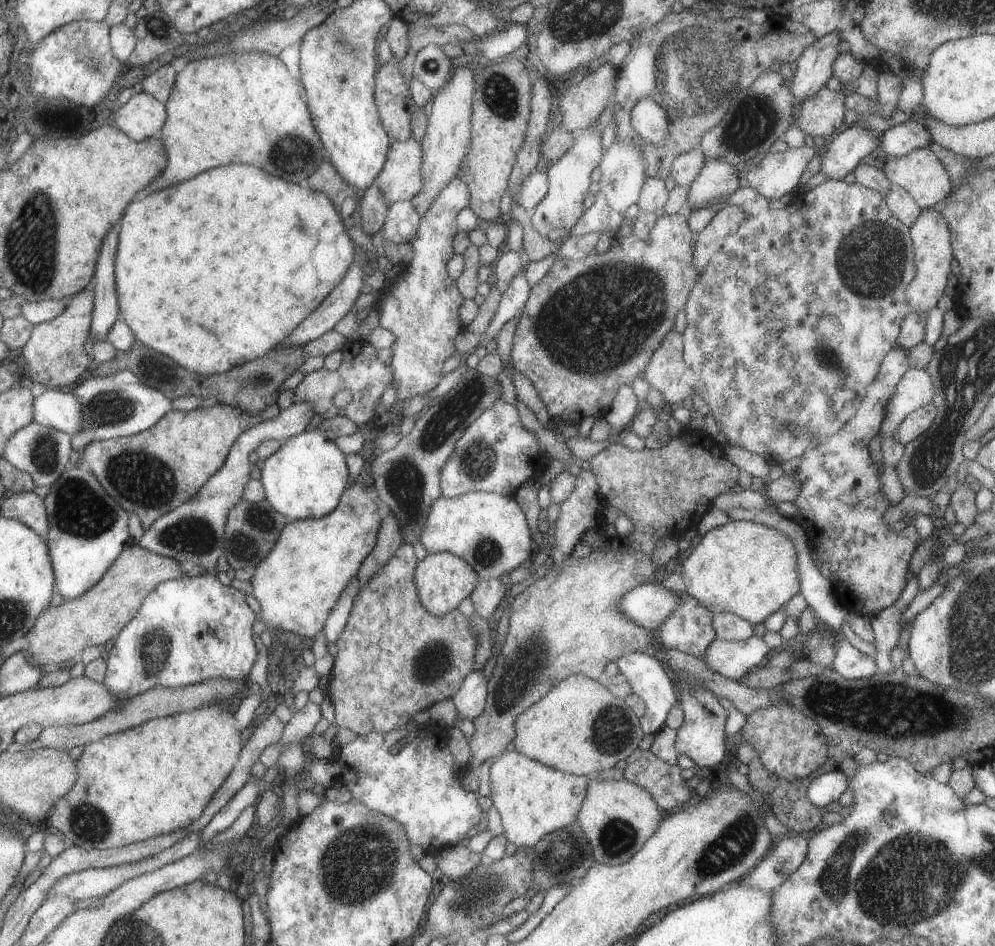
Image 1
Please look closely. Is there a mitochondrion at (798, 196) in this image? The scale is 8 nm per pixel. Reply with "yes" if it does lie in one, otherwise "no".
no

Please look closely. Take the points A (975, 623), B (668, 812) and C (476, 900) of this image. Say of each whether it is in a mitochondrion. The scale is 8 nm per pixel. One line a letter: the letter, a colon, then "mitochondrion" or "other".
A: mitochondrion
B: other
C: mitochondrion

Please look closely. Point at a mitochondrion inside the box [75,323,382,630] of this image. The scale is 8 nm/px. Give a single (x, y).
(140, 478)

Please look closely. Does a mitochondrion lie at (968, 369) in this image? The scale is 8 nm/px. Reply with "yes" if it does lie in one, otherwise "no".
yes

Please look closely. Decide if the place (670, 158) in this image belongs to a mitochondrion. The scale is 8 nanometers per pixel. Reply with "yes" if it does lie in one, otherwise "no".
no

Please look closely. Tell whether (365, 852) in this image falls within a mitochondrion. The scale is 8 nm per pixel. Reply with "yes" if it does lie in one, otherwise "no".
yes

